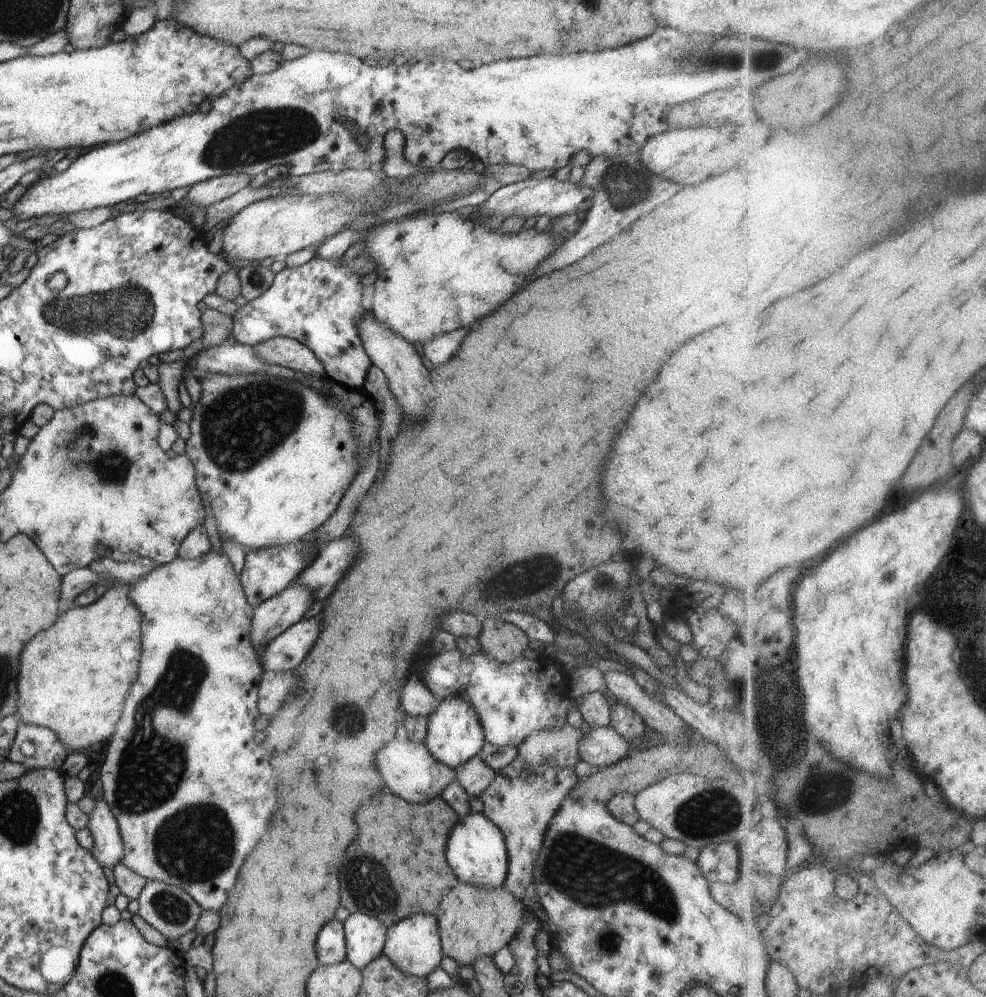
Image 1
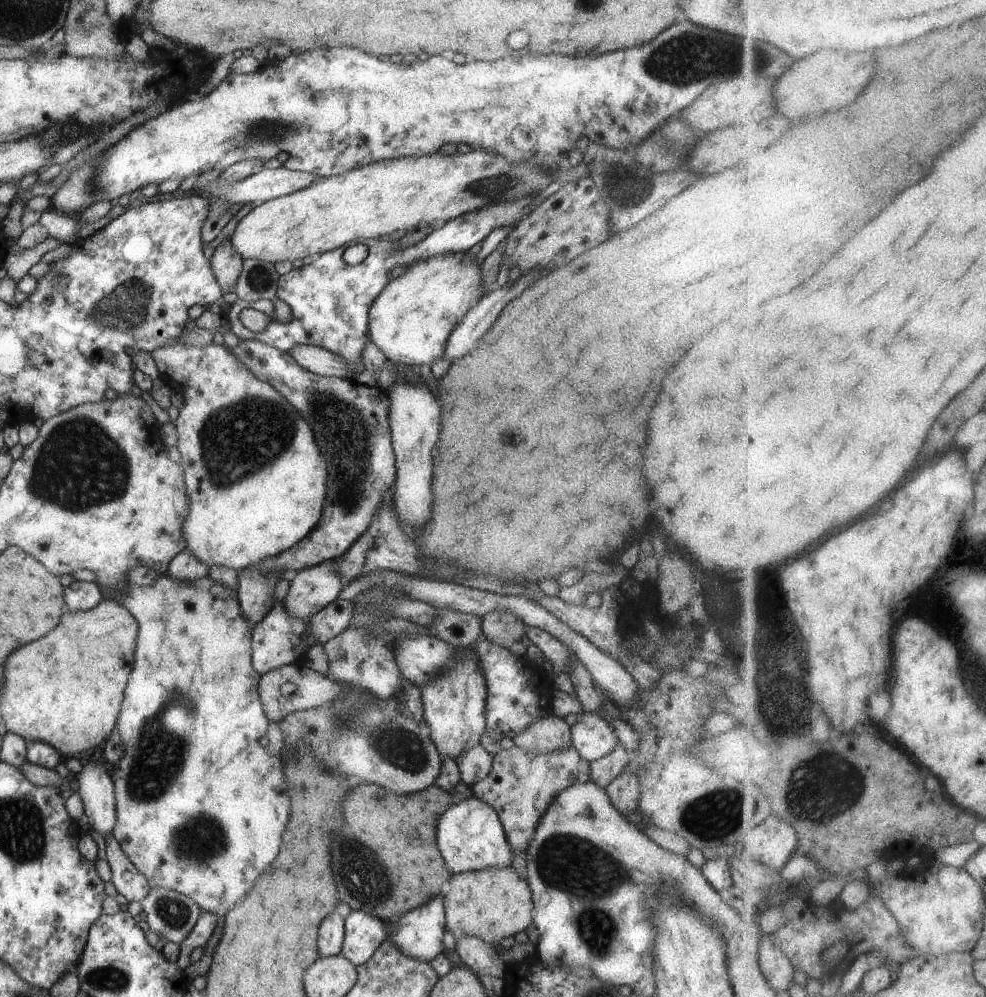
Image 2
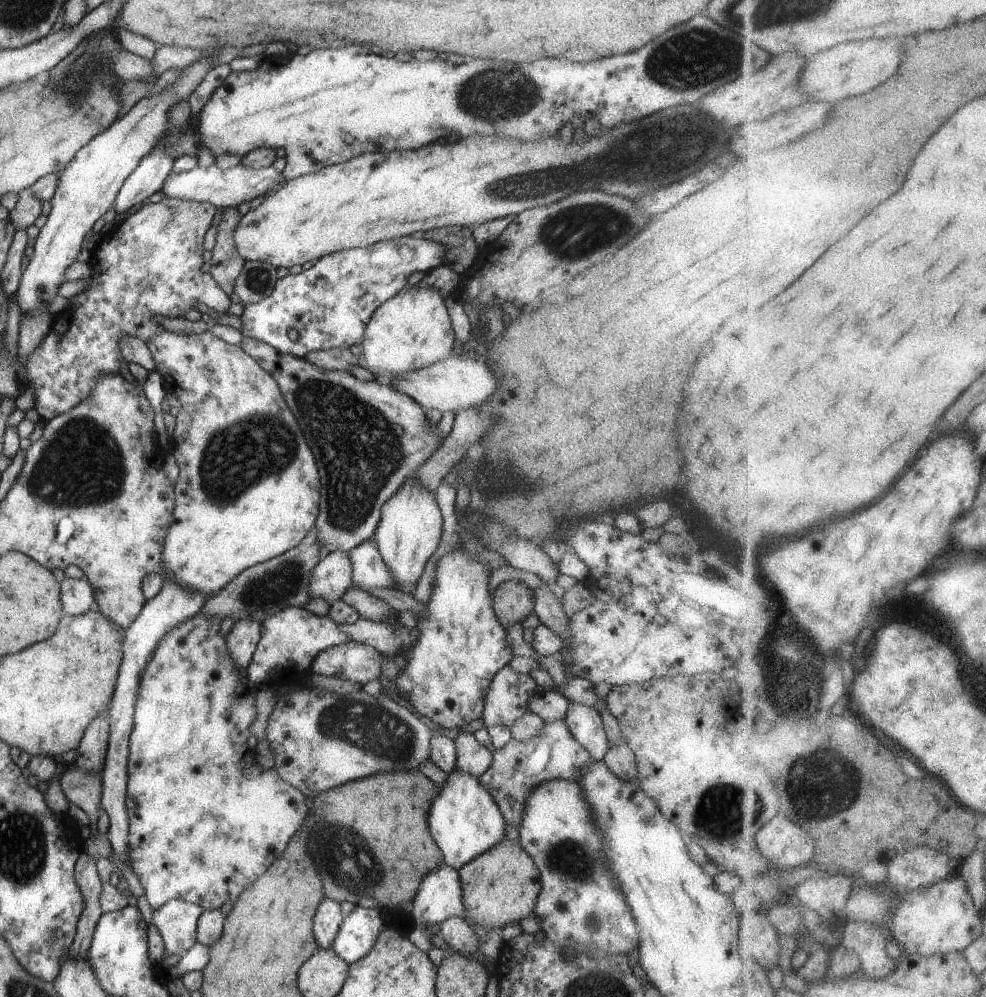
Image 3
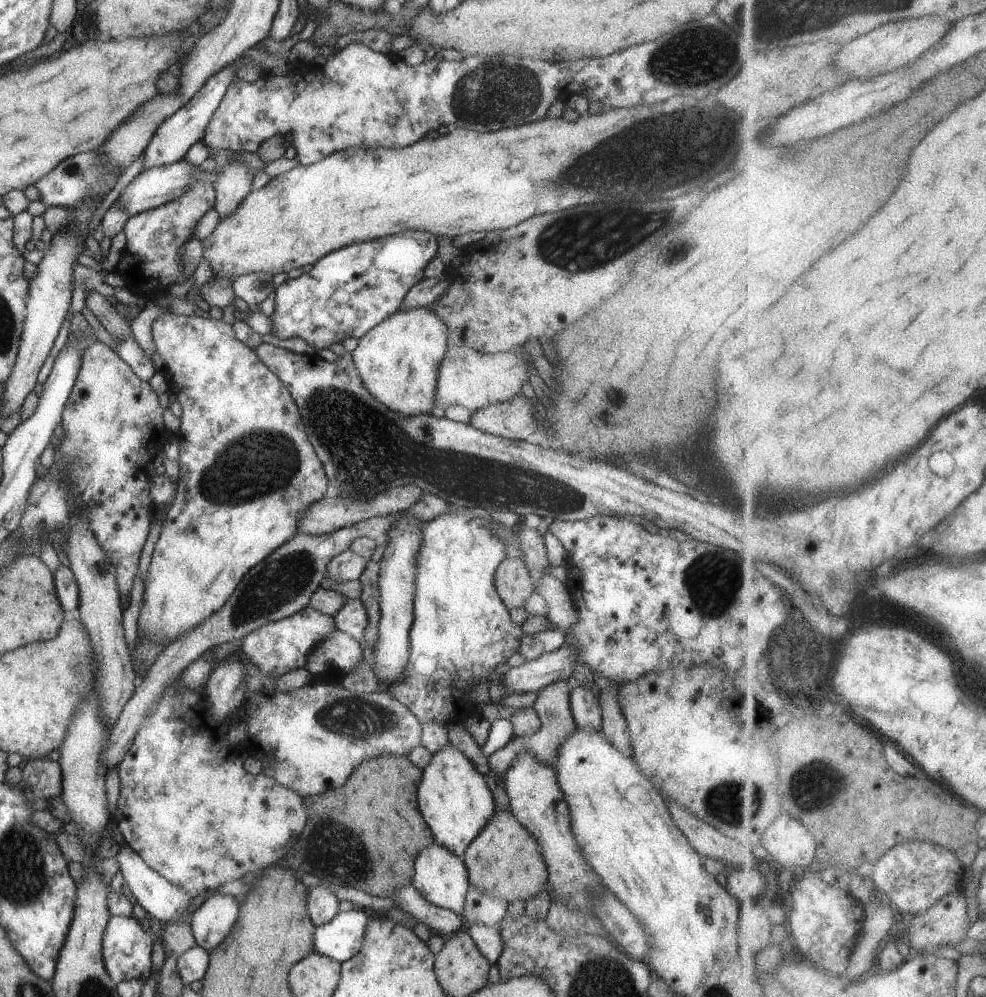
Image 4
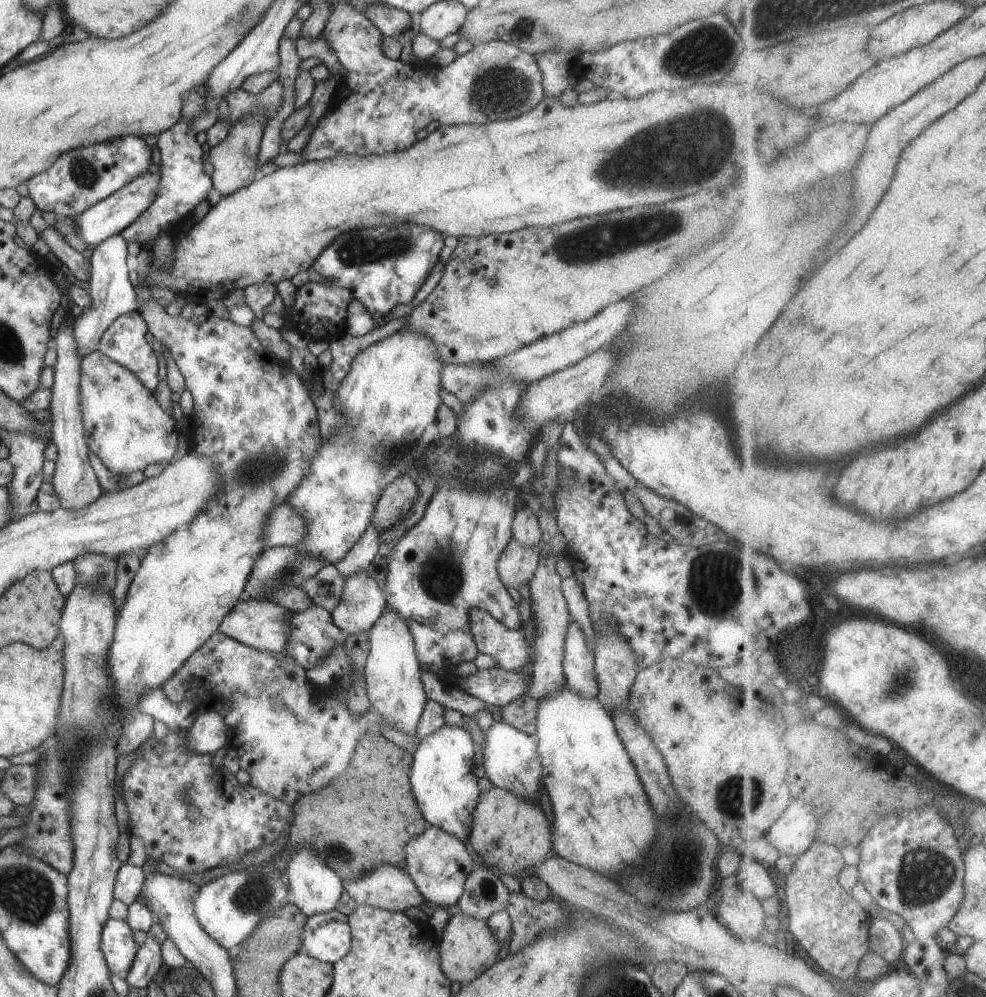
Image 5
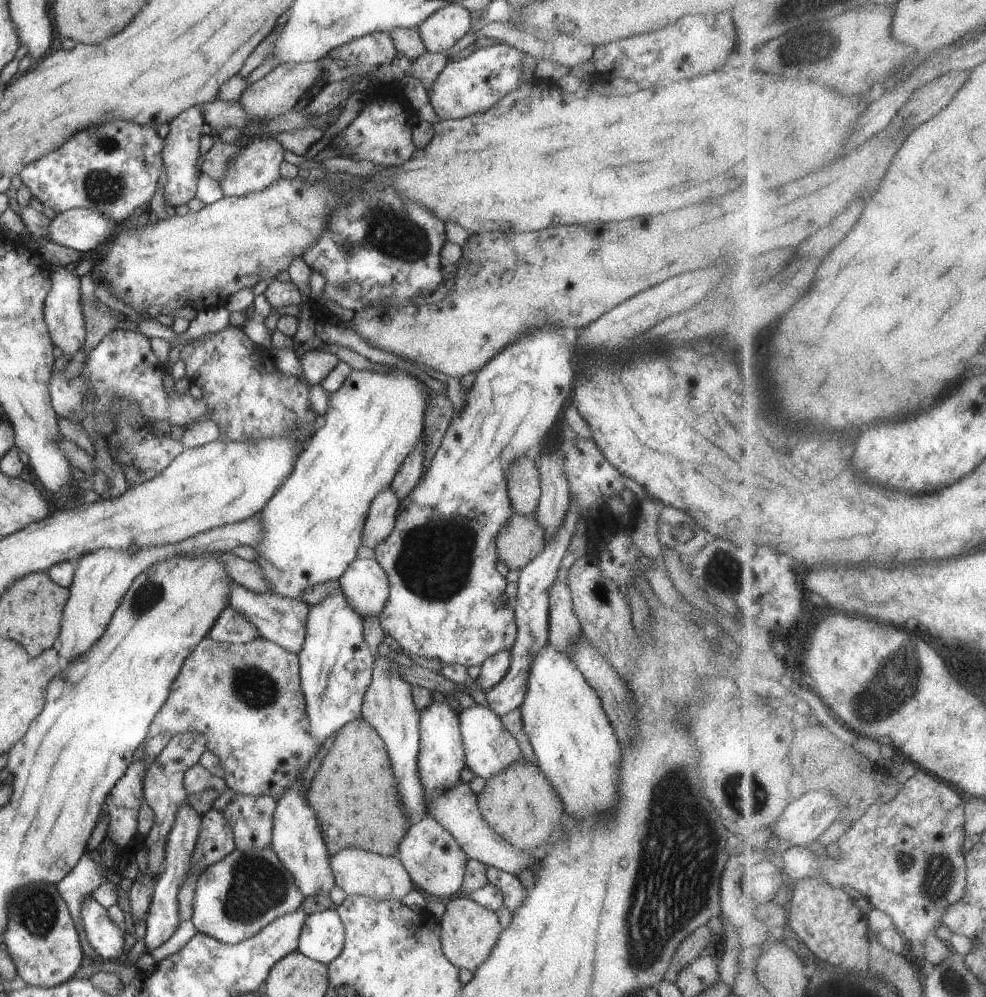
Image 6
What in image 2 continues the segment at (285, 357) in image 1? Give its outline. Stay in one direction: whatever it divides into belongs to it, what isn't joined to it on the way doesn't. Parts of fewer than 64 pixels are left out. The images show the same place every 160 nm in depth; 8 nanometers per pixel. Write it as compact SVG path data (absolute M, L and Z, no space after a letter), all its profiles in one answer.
M296 345L288 353L304 370L318 376L348 379L365 369L362 360L347 363L343 357L314 345Z

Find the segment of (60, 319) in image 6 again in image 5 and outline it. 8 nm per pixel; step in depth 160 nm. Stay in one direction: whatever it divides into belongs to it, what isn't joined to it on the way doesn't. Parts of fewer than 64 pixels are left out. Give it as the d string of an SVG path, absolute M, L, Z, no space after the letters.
M59 324L59 334L56 338L57 363L54 367L54 380L51 400L51 442L57 446L57 456L54 468L54 475L49 480L52 490L59 498L60 507L66 510L75 511L83 509L89 504L96 502L104 490L94 472L88 452L90 451L85 439L85 430L80 408L80 379L81 379L81 356L77 351L77 344L71 333L71 326L68 330L61 330L65 324Z

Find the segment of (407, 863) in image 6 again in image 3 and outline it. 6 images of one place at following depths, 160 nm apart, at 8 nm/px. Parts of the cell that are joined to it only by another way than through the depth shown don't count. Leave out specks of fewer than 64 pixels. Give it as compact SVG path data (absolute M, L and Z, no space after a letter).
M444 862L439 869L428 873L421 880L420 888L411 902L411 915L413 918L414 928L412 932L408 933L406 936L409 941L412 941L412 944L416 945L416 948L419 948L422 952L427 953L432 946L430 944L430 936L432 934L428 928L430 928L430 926L434 926L434 924L441 925L442 922L450 917L460 917L468 921L479 938L483 938L487 935L487 931L484 927L474 925L465 916L462 889L458 871L450 868L448 865L444 864Z

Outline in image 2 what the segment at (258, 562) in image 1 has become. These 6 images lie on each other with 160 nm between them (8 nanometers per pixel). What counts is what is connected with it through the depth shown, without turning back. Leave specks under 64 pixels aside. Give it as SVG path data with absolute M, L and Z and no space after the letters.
M250 339L240 341L231 353L249 368L251 373L261 381L271 384L289 403L306 418L306 422L312 426L318 438L320 452L327 462L327 491L322 509L322 516L318 524L310 531L308 536L299 540L292 548L282 551L277 557L264 559L261 563L246 567L237 576L237 597L240 608L245 617L253 626L260 622L273 607L277 600L274 596L274 587L280 578L285 578L287 572L297 573L310 567L316 567L322 563L332 562L343 555L358 540L360 534L366 532L370 526L370 520L380 508L382 500L390 496L390 486L396 480L396 458L392 452L392 439L389 425L389 397L386 391L378 387L369 387L358 383L356 380L336 377L323 377L313 372L304 370L291 356L290 353L282 352L277 348L262 344Z

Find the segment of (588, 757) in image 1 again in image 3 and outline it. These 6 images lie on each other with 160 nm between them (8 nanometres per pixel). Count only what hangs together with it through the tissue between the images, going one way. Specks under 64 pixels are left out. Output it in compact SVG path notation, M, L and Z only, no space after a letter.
M572 702L563 720L577 743L591 754L591 758L602 761L610 744L600 712L594 707Z

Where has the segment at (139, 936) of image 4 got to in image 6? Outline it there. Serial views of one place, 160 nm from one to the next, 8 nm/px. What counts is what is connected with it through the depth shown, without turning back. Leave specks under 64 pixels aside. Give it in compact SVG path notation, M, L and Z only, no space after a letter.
M95 895L84 900L80 916L87 940L103 960L115 960L124 954L126 934L109 917L107 907L101 905Z

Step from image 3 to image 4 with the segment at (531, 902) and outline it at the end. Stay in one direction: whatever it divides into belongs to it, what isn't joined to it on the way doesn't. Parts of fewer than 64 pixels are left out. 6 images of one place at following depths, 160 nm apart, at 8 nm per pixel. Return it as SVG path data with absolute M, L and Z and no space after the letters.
M510 810L496 811L486 828L468 845L461 859L468 871L469 883L472 888L479 889L483 893L508 902L508 904L514 900L521 900L525 903L546 888L548 873L537 840L516 820Z

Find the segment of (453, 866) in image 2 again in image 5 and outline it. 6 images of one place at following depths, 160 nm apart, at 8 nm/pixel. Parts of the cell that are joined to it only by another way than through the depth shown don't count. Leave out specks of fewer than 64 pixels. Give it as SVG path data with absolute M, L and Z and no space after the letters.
M444 725L436 733L423 738L413 753L409 781L416 804L428 825L453 834L462 842L469 837L473 810L482 797L478 777L474 775L474 753L478 745L462 727Z

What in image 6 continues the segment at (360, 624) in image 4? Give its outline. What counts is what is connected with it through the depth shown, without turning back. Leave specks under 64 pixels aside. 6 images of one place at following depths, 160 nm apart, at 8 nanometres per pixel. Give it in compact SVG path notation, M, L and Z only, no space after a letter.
M356 559L337 580L356 614L365 621L379 617L388 600L389 582L376 559Z

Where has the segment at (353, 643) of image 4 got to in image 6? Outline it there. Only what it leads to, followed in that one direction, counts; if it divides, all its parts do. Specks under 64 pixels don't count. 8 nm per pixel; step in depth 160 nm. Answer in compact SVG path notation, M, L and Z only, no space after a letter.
M232 582L230 585L228 607L235 608L245 616L260 633L260 638L276 643L280 648L298 654L305 641L307 633L308 603L302 599L289 599L280 595L257 595L247 588Z

